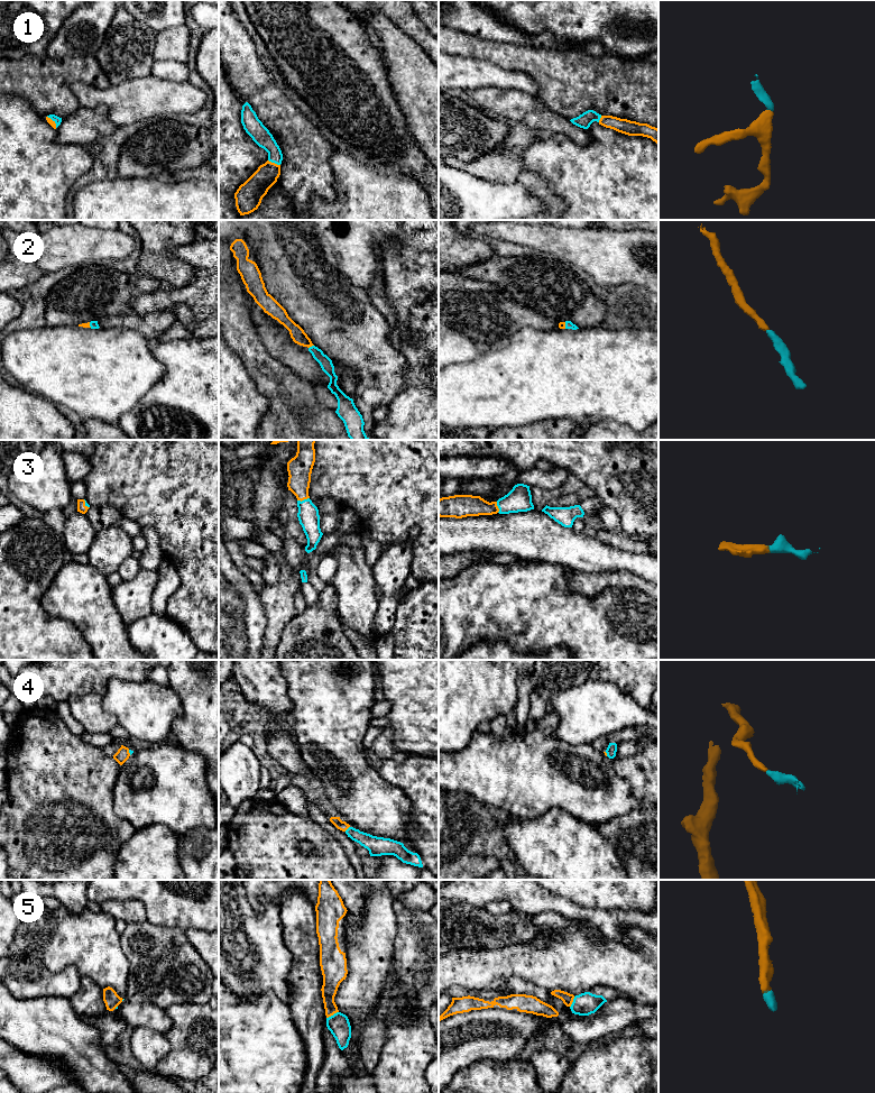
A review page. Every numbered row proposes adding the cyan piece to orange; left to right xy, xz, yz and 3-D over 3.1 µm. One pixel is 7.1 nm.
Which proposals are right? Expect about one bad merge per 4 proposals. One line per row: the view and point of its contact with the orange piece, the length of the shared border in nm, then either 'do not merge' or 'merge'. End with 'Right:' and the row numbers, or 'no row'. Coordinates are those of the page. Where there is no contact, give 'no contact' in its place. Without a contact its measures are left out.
1: meets orange in xz at (274, 163); contact 100 nm long; merge
2: meets orange in xz at (311, 346); contact 50 nm long; merge
3: meets orange in xz at (303, 499); contact 90 nm long; merge
4: meets orange in xz at (347, 828); contact 50 nm long; merge
5: meets orange in xz at (332, 1015); contact 100 nm long; merge
Right: 1, 2, 3, 4, 5

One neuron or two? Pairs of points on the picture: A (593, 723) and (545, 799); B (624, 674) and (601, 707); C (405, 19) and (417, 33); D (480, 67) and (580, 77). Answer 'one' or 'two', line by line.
A: two
B: two
C: one
D: two

